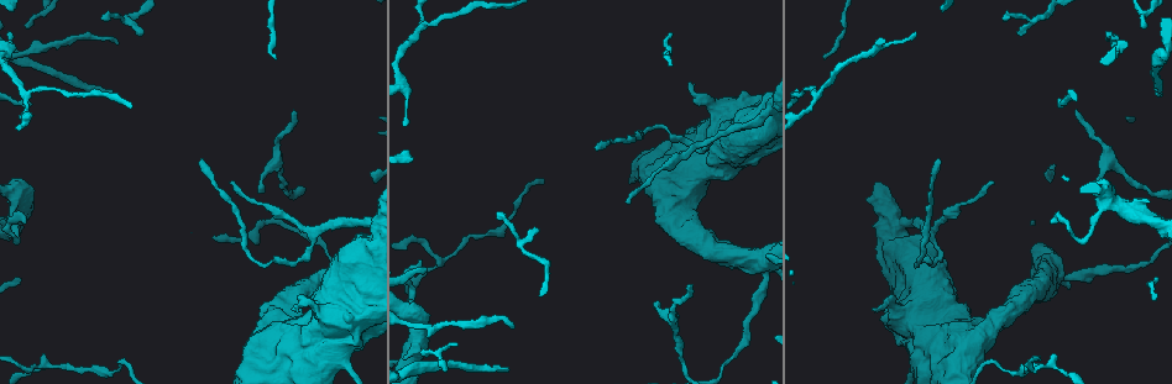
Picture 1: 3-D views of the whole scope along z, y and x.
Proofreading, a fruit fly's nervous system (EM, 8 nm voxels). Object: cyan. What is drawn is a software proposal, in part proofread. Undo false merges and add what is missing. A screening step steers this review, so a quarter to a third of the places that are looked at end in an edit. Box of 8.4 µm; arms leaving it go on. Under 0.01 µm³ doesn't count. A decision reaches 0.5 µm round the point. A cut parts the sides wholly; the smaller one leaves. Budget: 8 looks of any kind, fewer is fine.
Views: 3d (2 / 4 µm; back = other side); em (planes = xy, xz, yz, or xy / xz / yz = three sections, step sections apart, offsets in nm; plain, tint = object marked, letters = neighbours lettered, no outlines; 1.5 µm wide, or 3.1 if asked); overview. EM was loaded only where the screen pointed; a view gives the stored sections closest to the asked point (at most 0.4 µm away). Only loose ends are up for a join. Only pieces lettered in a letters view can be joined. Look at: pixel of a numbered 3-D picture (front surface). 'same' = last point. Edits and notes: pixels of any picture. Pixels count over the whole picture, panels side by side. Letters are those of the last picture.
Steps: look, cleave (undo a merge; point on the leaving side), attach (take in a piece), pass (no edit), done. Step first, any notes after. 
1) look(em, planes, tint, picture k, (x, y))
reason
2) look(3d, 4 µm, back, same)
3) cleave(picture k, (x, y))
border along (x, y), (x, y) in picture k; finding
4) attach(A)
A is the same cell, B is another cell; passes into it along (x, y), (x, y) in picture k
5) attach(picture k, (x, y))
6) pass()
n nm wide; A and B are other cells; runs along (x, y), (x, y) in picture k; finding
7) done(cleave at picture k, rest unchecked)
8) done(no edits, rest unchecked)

look(em, xz, step 8, letters, picture 1, (24, 221))
tapers out

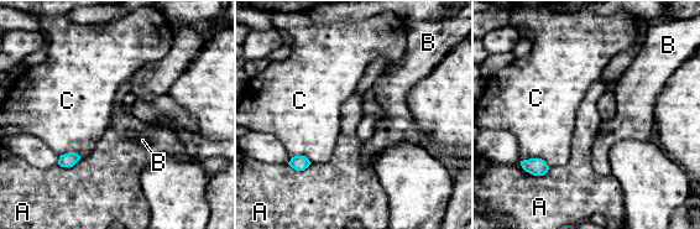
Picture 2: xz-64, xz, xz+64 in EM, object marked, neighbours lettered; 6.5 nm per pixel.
look(em, xy, step 8, letters, same)

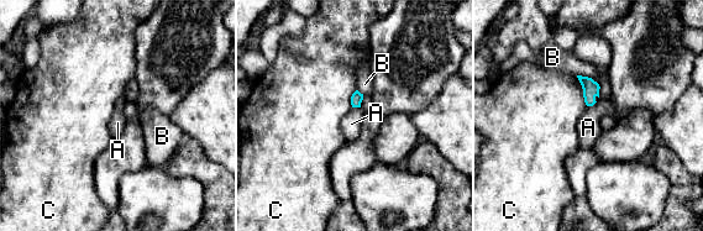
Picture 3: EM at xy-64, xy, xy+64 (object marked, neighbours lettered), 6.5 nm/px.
pass()
80 nm wide; C touches over 220 nm; A, B and C are other cells; none of them fits

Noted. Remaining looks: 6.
look(3d, 4 µm, picture 1, (1002, 19))

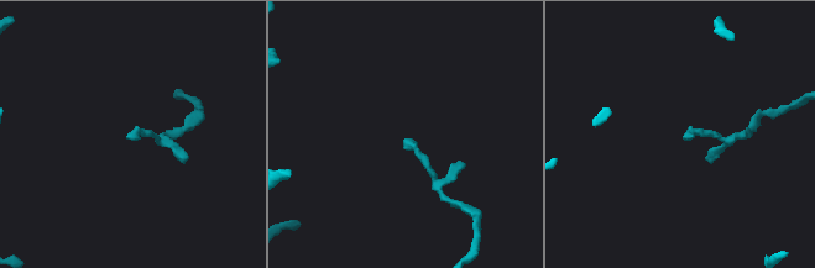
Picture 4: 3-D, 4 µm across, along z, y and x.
look(em, xy, step 8, letters, picture 4, (686, 137))
shape alone is not enough

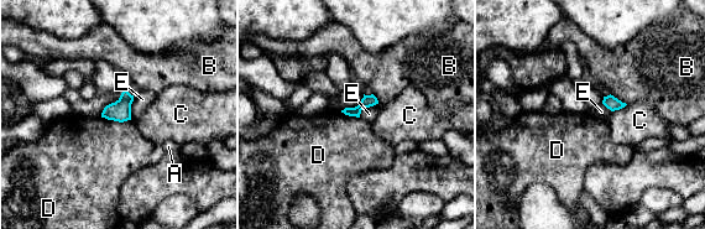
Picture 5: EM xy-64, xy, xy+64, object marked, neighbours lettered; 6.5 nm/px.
look(em, planes, letters, same)
another direction

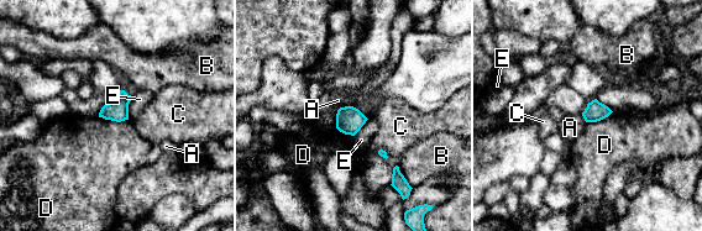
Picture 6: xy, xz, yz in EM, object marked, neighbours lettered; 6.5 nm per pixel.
pass()
A, B, C, D and E are other cells; border along (98, 116), (105, 120), (127, 120) in picture 6; none of them fits

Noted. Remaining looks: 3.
look(em, xy, step 4, tint, picture 1, (690, 85))
an open end

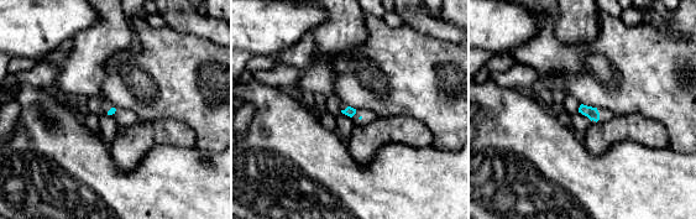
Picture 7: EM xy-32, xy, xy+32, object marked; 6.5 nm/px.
look(em, planes, letters, same)
cut it another way

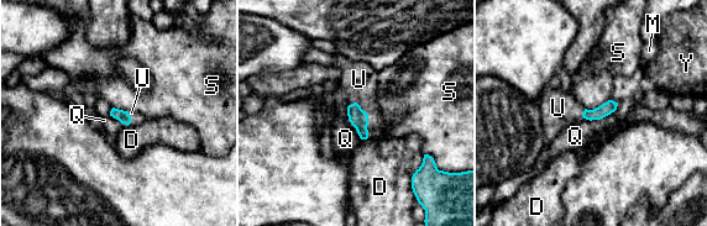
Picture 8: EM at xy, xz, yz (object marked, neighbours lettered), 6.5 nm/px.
attach(picture 8, (360, 82))
U is the same cell, D, M, Q, S and Y are other cells; passes into it along (359, 119), (367, 119), (360, 82) in picture 8; the neuron continues

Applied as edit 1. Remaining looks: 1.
done(attach at picture 8, rest unchecked)

